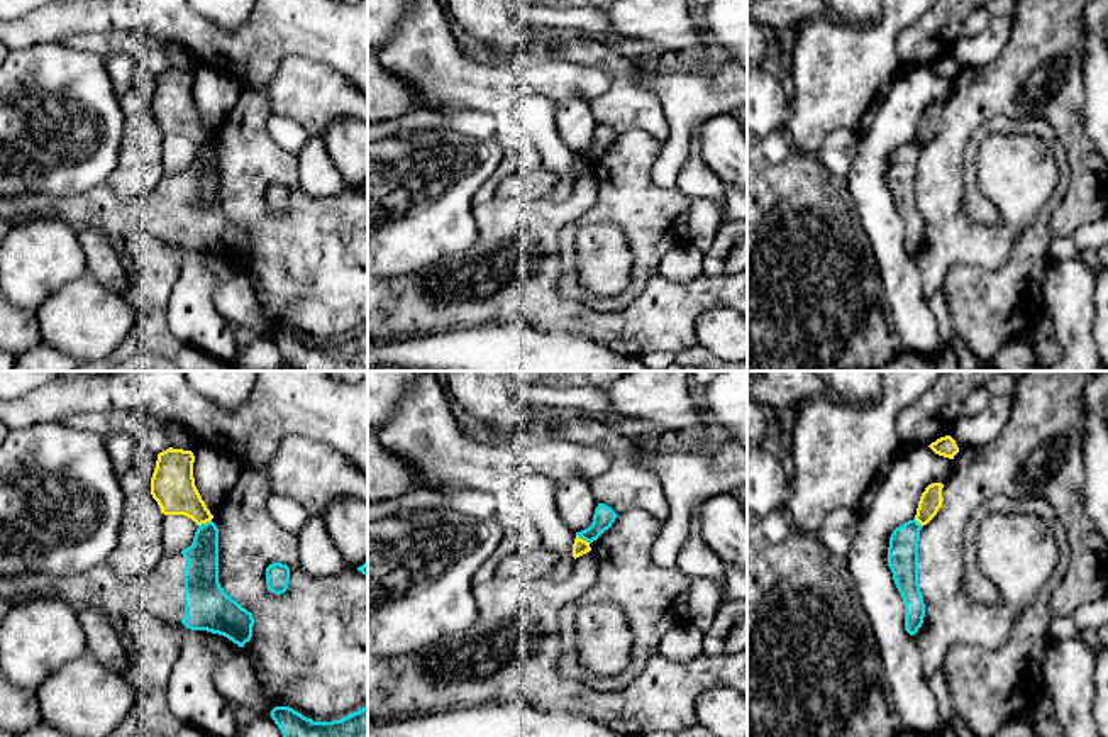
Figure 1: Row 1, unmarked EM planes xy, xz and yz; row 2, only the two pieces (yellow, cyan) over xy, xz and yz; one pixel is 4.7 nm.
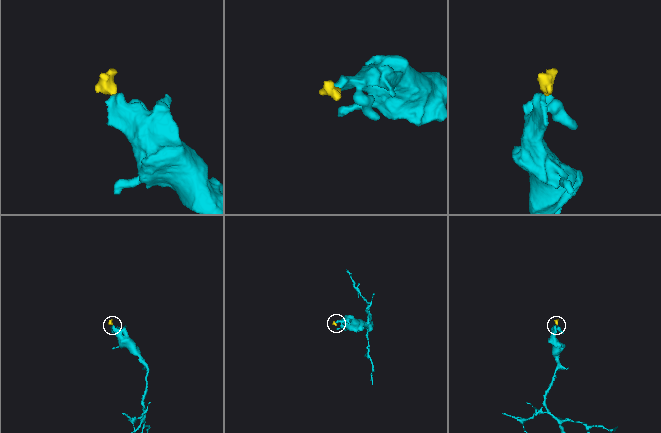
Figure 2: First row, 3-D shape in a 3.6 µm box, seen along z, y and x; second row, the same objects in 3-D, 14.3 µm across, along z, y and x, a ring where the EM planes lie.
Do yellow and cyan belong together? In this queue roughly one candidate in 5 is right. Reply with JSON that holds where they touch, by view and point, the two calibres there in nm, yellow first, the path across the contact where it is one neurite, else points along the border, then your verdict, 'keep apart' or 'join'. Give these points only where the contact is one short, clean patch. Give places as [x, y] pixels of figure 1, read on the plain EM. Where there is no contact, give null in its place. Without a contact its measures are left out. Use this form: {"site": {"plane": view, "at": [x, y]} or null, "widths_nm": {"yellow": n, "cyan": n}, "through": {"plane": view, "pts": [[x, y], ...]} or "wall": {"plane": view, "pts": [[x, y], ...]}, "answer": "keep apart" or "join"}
{"site": {"plane": "xz", "at": [581, 160]}, "widths_nm": {"yellow": 70, "cyan": 100}, "wall": {"plane": "xz", "pts": [[576, 155], [590, 163]]}, "answer": "keep apart"}

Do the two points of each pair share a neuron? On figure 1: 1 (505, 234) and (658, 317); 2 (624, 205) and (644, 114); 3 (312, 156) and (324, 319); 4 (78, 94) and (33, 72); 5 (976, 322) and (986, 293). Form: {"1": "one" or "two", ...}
{"1": "one", "2": "two", "3": "two", "4": "one", "5": "one"}

